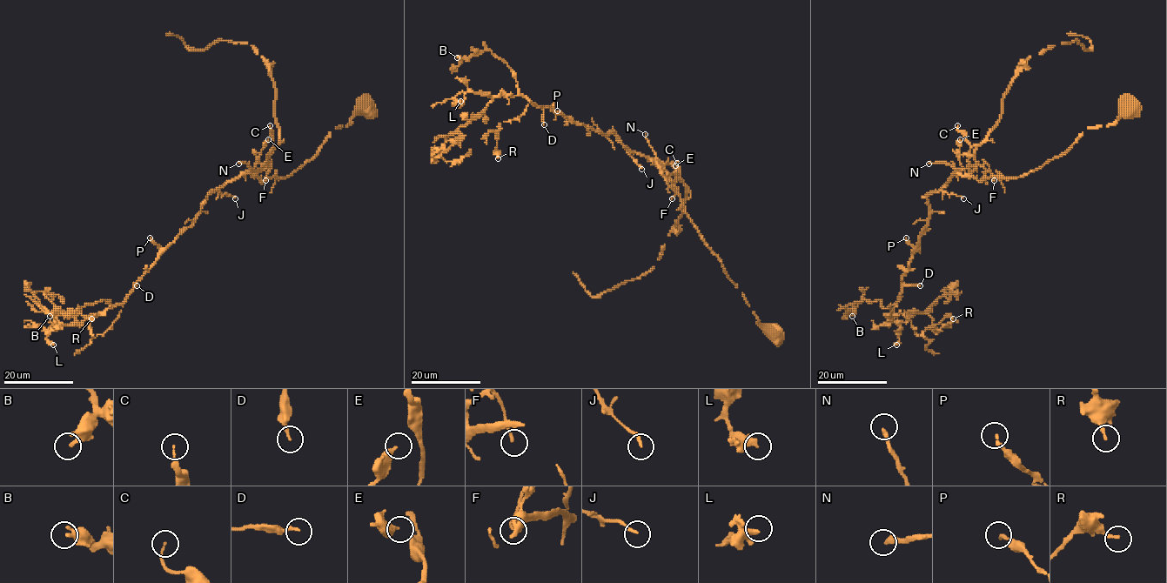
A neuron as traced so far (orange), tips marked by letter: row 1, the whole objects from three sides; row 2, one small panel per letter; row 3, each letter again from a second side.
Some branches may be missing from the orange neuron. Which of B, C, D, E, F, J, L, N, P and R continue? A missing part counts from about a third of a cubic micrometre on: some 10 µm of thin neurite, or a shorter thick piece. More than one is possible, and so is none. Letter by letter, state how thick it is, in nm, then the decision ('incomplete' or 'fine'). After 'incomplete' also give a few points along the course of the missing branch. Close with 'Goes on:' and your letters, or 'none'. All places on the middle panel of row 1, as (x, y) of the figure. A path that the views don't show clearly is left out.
B: 220 nm | fine
C: 120 nm | fine
D: 180 nm | fine
E: 340 nm | fine
F: 140 nm | fine
J: 160 nm | fine
L: 300 nm | fine
N: 280 nm | fine
P: 180 nm | fine
R: 190 nm | fine
Goes on: none

